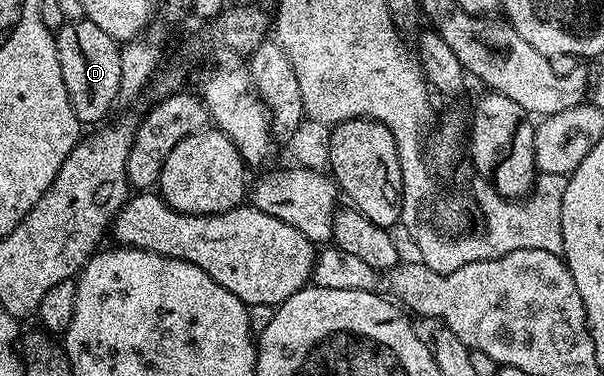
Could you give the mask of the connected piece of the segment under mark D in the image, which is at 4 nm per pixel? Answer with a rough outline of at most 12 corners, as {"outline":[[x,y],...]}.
{"outline":[[97,23],[55,33],[61,79],[84,126],[119,101],[120,42]]}

